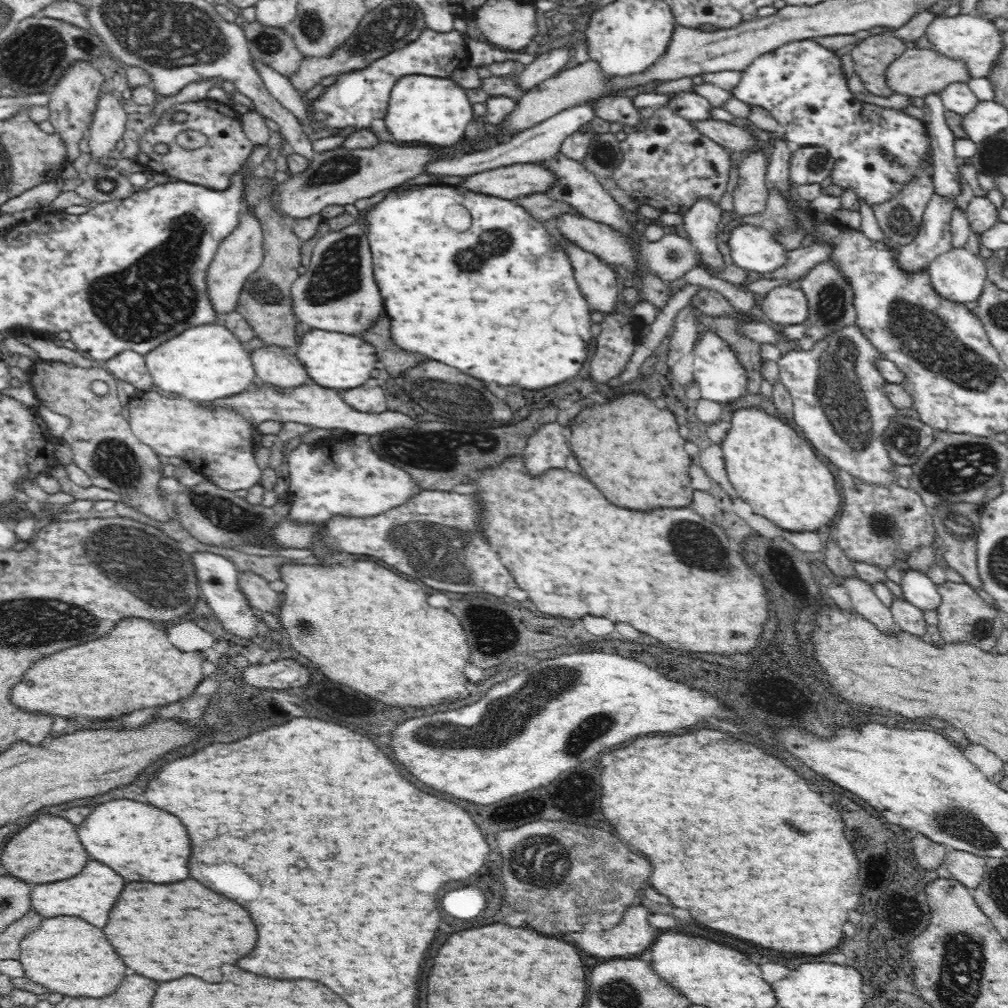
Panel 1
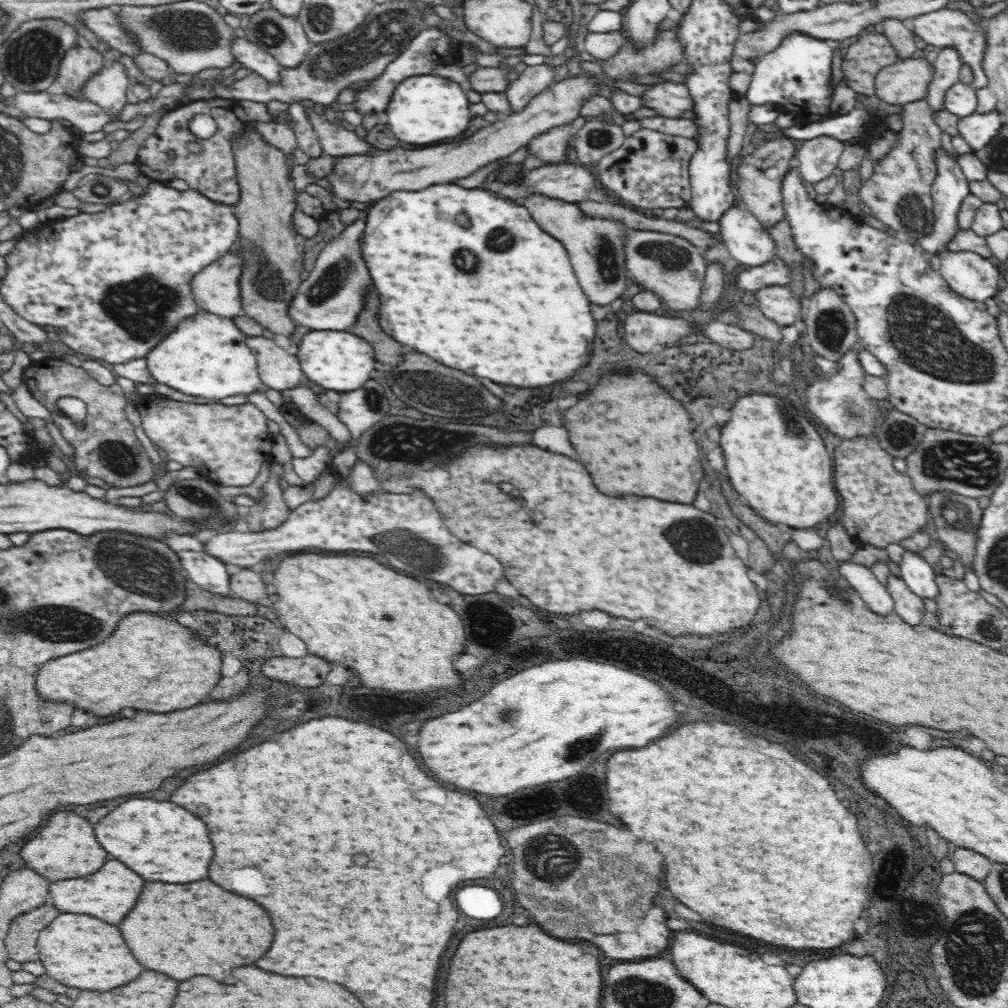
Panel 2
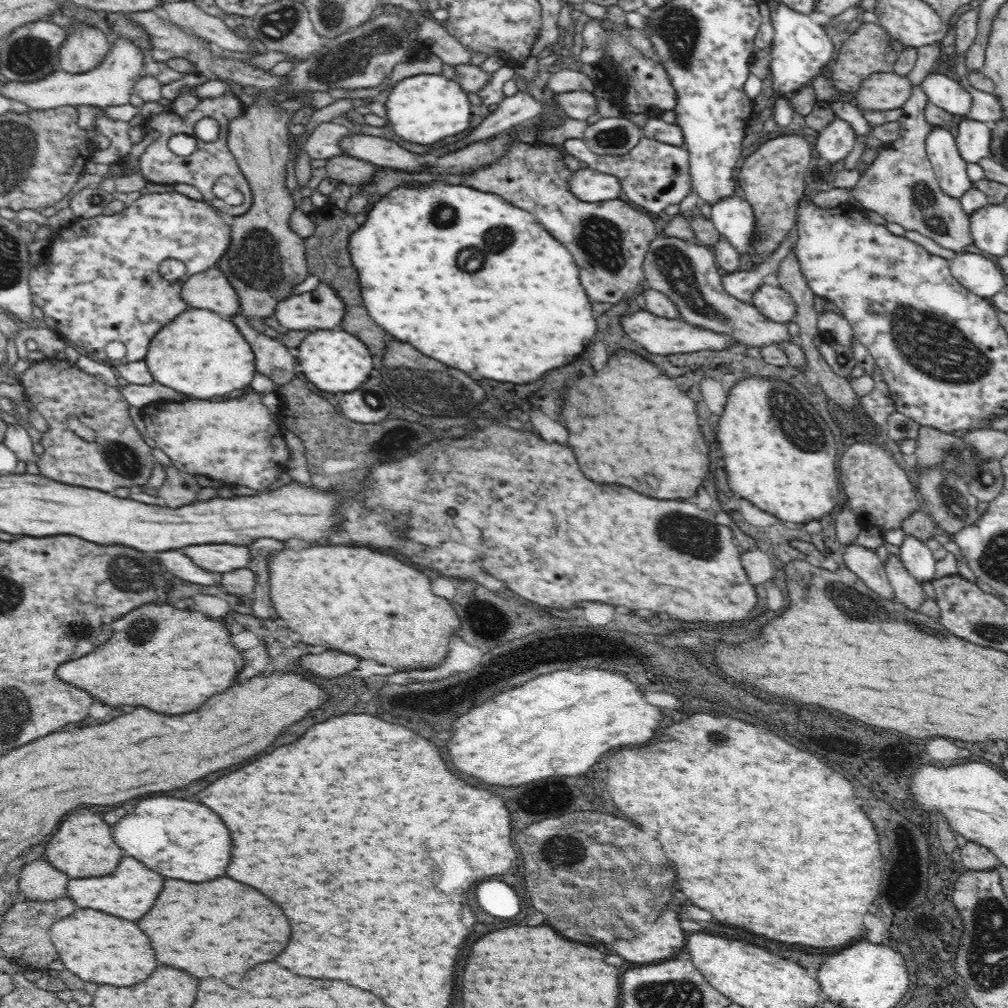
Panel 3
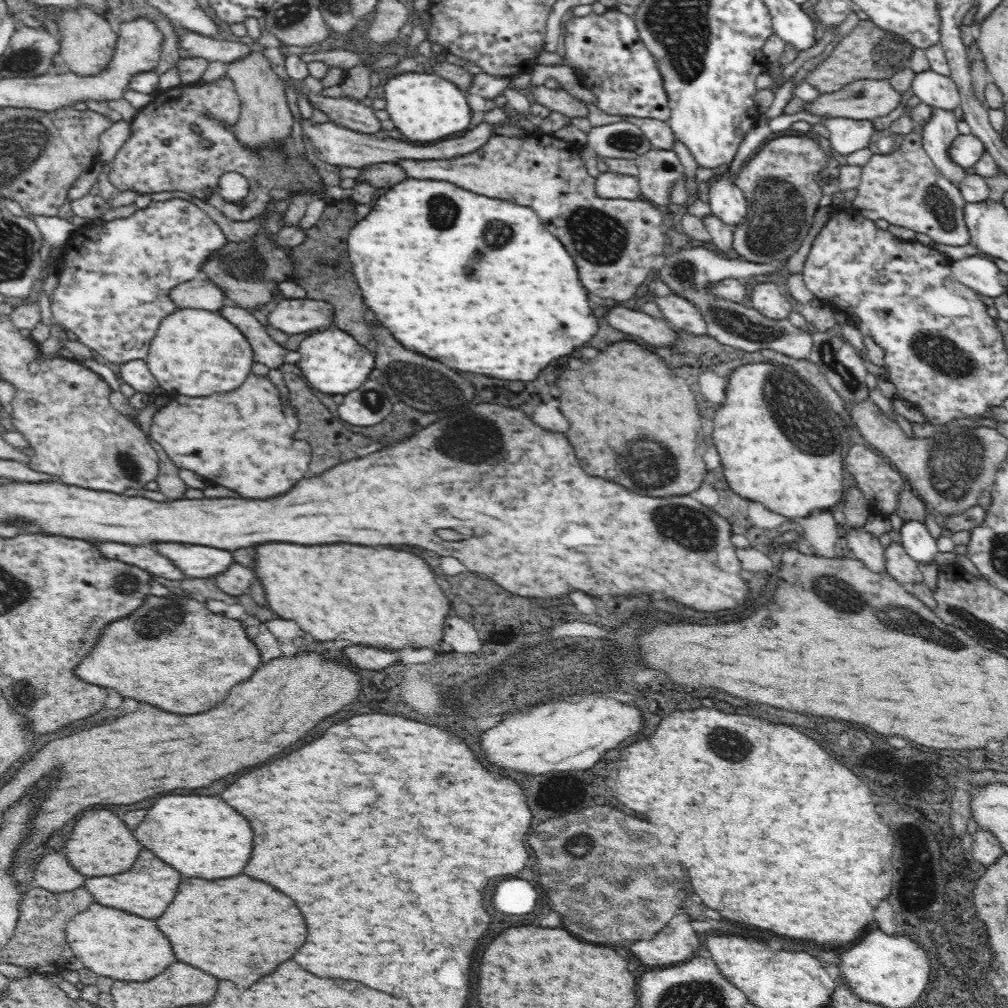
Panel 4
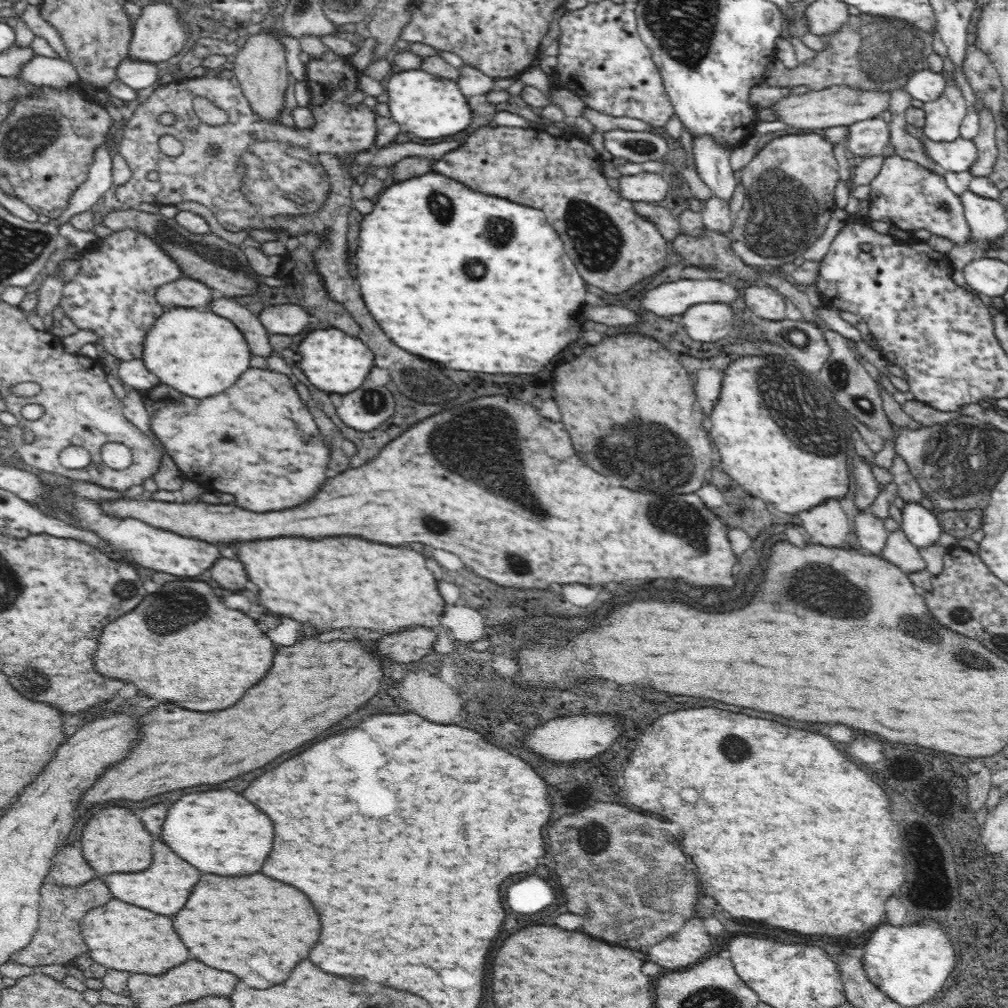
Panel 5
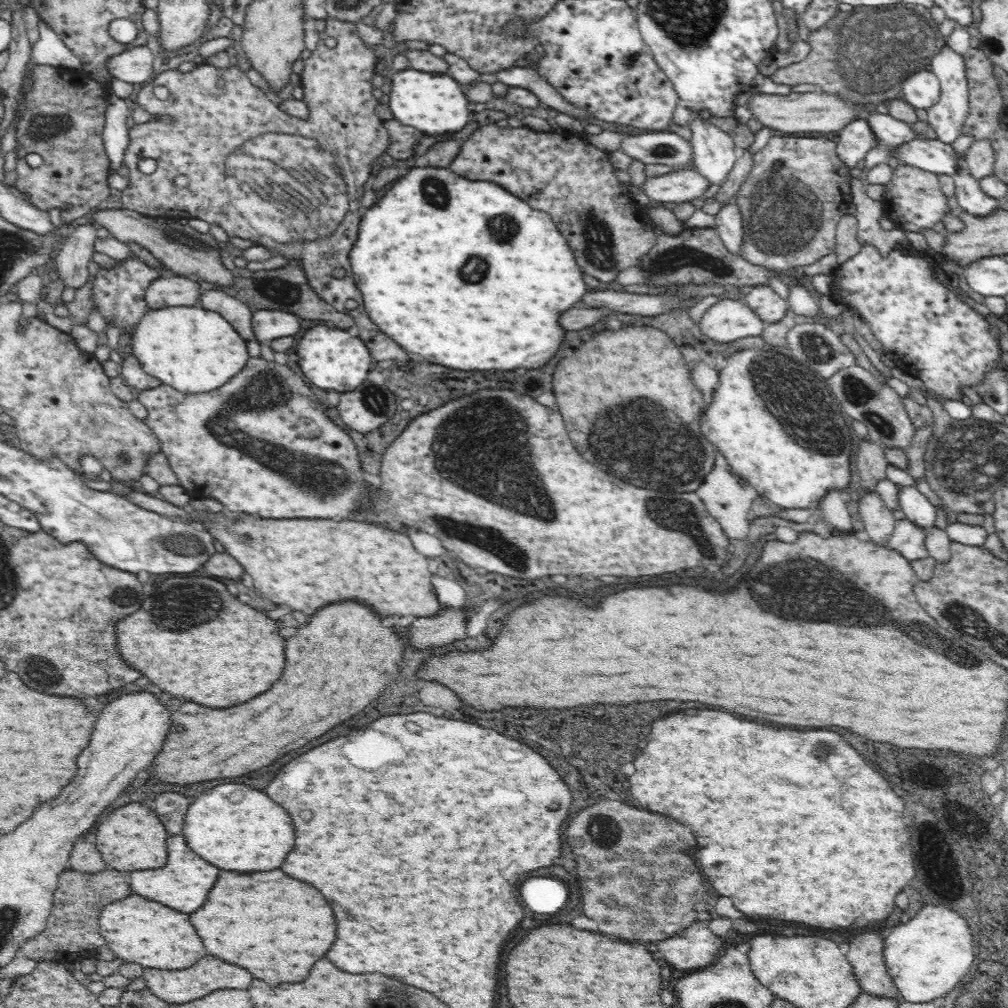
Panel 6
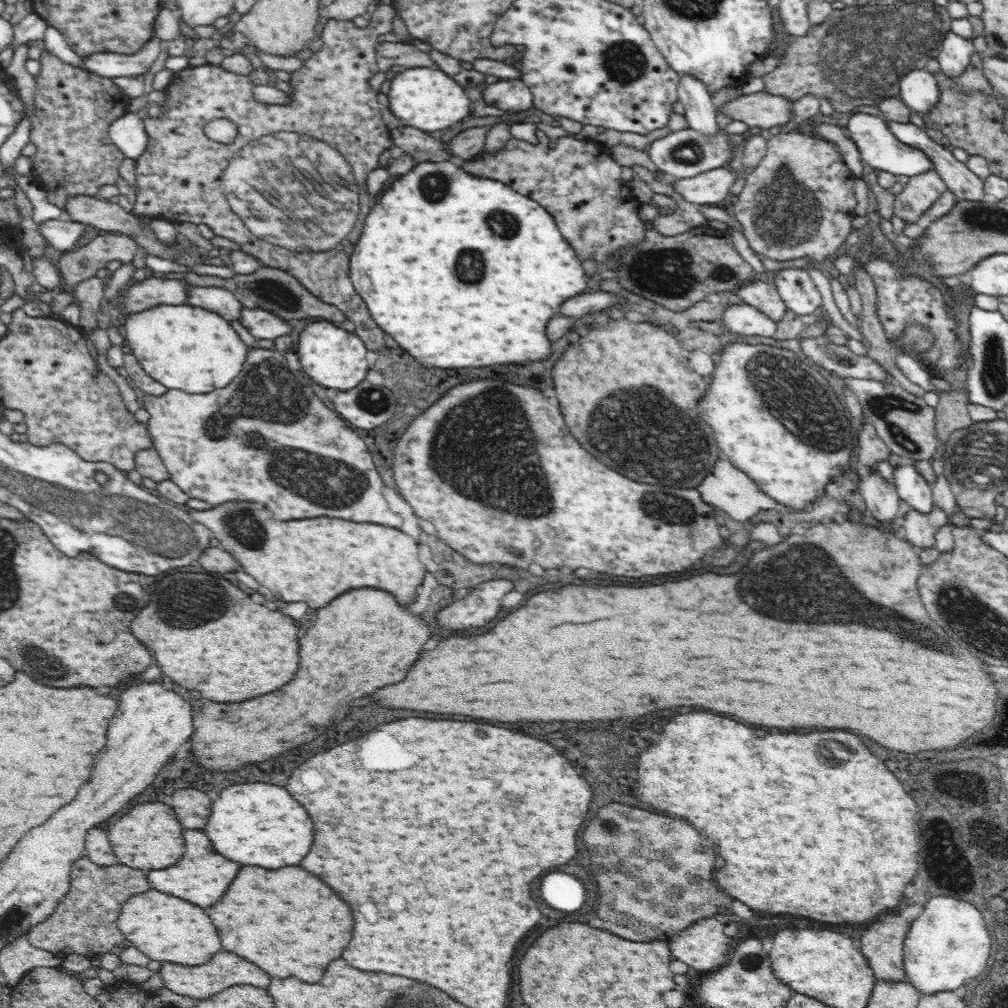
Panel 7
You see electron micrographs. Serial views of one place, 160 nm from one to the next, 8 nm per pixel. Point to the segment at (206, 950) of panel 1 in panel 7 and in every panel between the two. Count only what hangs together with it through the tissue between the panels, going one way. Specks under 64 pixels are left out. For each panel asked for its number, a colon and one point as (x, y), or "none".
2: (184, 930)
3: (183, 925)
4: (235, 928)
5: (257, 928)
6: (295, 928)
7: (290, 924)

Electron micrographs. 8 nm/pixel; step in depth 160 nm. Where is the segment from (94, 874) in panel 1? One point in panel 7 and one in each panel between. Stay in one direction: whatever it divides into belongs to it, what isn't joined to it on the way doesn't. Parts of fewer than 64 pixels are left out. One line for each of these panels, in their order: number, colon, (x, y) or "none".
2: (107, 894)
3: (127, 892)
4: (143, 890)
5: (162, 888)
6: (181, 885)
7: (200, 877)

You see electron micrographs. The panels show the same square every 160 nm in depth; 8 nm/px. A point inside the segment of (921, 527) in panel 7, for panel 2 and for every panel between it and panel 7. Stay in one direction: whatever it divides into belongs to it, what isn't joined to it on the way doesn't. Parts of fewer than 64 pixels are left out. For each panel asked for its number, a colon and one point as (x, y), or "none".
2: (909, 607)
3: (907, 590)
4: (899, 564)
5: (898, 550)
6: (908, 538)

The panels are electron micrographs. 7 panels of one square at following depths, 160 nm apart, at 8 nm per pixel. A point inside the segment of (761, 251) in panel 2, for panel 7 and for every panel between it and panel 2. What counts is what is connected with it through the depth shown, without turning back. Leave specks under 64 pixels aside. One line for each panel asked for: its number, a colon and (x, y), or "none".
3: (734, 218)
4: (727, 201)
5: (712, 163)
6: (714, 151)
7: (700, 113)

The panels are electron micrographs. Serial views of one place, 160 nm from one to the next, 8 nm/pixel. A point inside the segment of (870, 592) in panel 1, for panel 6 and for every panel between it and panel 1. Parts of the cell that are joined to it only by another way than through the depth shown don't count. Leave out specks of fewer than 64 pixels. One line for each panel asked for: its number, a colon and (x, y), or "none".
2: (860, 578)
3: (863, 562)
4: (867, 548)
5: (872, 534)
6: (879, 523)

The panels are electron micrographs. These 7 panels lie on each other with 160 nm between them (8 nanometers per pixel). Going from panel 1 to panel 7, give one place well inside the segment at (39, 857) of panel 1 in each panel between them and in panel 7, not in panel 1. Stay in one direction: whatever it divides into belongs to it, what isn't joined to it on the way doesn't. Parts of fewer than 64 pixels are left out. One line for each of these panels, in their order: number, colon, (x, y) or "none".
2: (63, 849)
3: (81, 848)
4: (101, 843)
5: (114, 841)
6: (131, 838)
7: (139, 839)

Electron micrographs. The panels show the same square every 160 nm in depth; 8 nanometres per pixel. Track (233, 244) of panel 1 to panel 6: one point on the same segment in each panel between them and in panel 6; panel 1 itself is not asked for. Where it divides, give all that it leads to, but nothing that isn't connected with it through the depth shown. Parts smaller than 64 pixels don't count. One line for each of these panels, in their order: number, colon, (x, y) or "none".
2: (217, 289)
3: (210, 289)
4: (202, 293)
5: (187, 292)
6: (174, 290)

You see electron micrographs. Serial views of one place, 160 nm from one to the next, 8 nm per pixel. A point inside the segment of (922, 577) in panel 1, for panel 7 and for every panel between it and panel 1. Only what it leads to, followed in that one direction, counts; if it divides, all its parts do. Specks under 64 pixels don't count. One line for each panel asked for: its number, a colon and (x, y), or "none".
2: (918, 575)
3: (915, 555)
4: (915, 537)
5: (922, 527)
6: (916, 507)
7: (911, 486)

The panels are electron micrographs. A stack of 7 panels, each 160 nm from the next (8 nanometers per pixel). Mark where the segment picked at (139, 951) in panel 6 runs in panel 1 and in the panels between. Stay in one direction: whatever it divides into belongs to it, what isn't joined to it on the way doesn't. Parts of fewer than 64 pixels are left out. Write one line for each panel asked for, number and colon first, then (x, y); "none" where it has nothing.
1: (67, 955)
2: (79, 951)
3: (99, 949)
4: (110, 943)
5: (122, 937)

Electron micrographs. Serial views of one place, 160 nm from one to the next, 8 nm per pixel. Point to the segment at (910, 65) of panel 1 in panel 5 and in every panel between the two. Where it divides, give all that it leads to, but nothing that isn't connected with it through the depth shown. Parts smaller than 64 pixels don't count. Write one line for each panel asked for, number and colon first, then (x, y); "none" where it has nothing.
2: (906, 81)
3: (882, 91)
4: (864, 100)
5: (838, 105)

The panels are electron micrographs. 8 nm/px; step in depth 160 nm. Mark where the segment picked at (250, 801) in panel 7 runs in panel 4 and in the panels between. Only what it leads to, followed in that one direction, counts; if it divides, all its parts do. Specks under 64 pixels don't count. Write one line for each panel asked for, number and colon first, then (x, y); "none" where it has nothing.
4: (199, 836)
5: (217, 832)
6: (233, 826)

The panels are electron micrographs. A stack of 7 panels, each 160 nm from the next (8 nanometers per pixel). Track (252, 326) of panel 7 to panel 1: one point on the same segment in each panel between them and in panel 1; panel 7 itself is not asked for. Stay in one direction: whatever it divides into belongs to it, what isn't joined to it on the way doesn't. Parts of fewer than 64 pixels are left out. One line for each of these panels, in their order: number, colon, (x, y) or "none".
1: (338, 293)
2: (331, 298)
3: (320, 309)
4: (293, 316)
5: (289, 319)
6: (270, 324)

